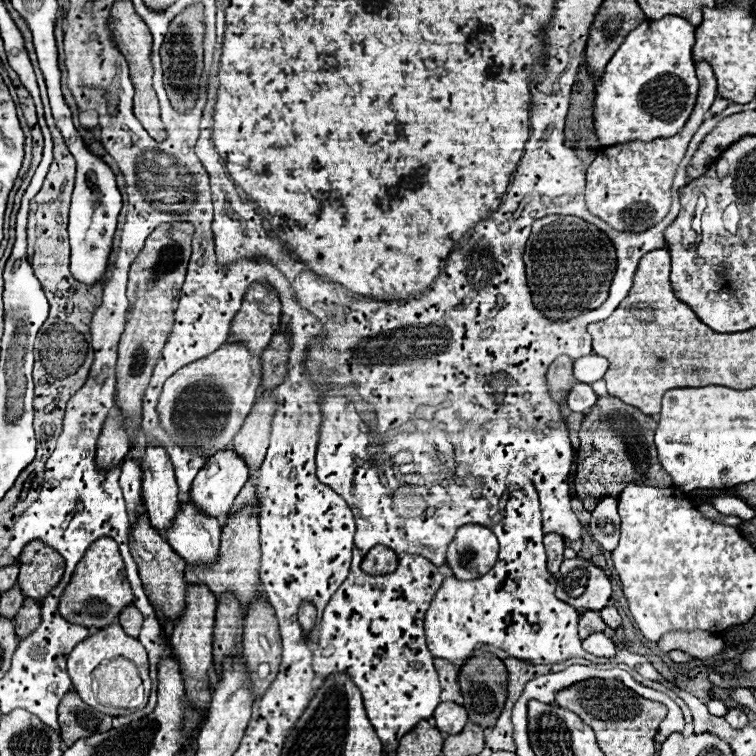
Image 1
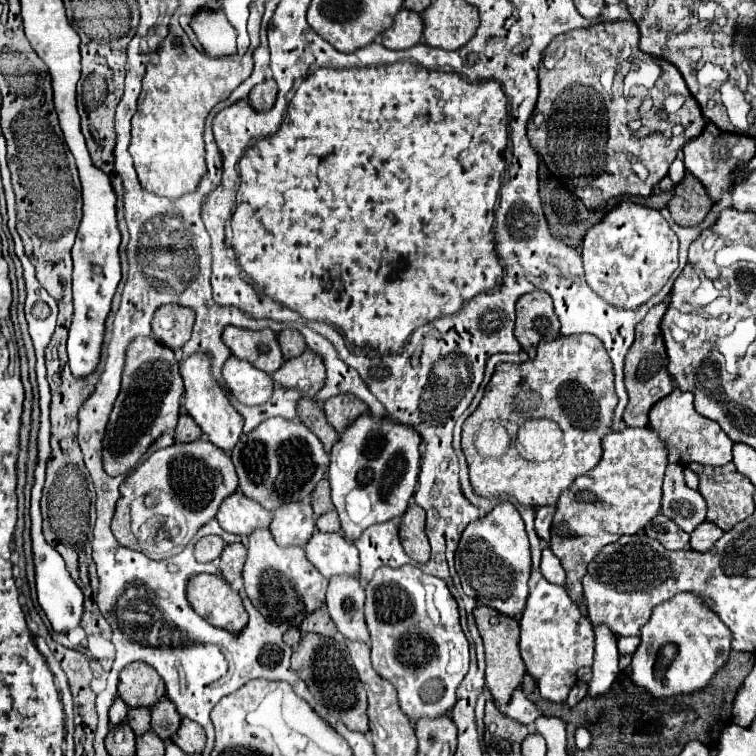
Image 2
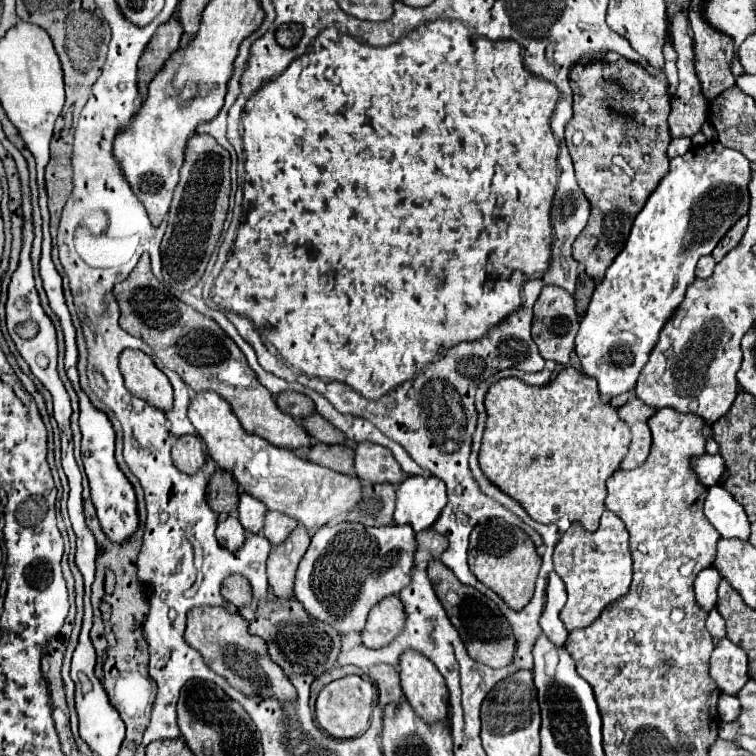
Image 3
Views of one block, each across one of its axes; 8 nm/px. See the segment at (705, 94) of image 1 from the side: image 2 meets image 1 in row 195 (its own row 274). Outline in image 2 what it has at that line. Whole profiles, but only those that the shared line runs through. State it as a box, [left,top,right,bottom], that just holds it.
[582,202,678,310]

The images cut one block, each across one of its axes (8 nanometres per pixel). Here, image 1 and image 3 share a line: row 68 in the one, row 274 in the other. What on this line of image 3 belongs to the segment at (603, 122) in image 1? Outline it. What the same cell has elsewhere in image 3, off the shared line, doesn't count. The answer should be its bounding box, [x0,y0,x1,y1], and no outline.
[576,140,750,398]

